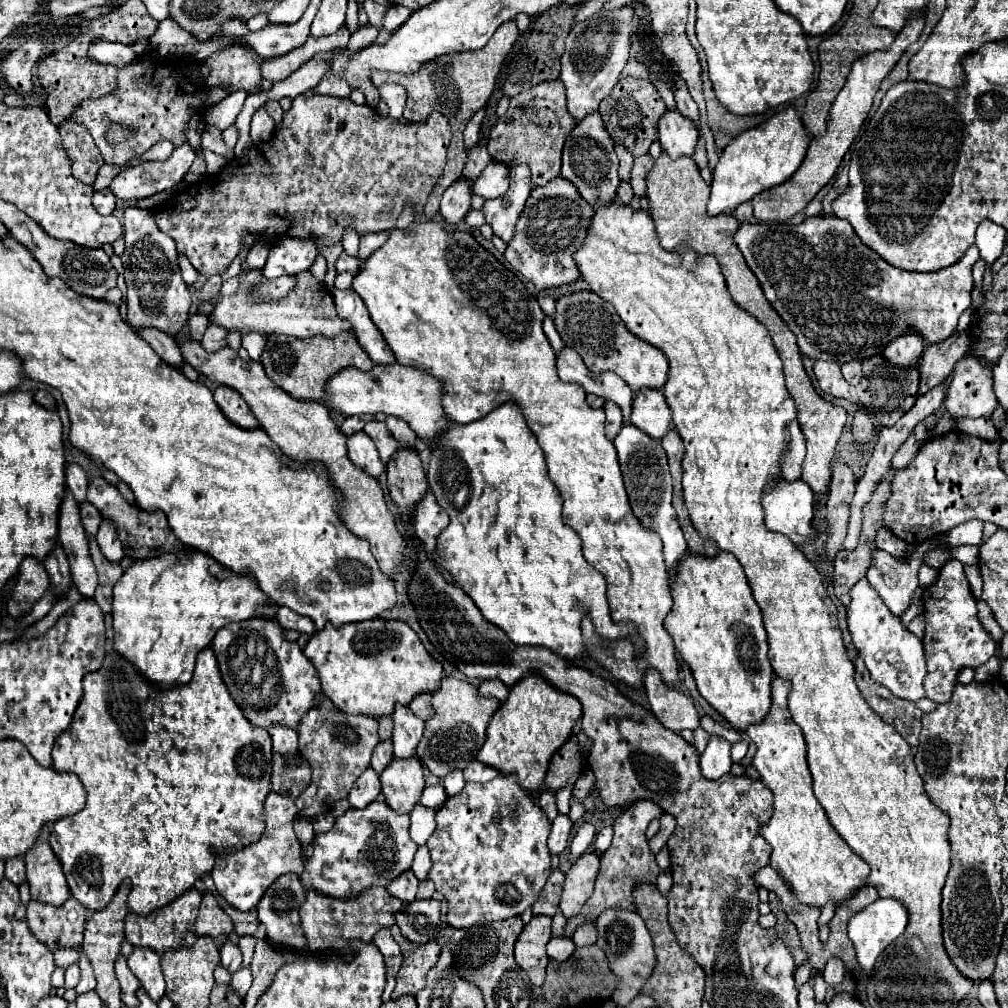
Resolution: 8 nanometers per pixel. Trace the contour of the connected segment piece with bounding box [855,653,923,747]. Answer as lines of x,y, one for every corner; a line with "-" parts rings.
855,655
855,681
857,687
869,706
881,717
885,723
893,725
893,729
911,745
917,747
919,733
921,733
921,711
915,707
913,701
905,701
895,697
883,685
871,679
861,655

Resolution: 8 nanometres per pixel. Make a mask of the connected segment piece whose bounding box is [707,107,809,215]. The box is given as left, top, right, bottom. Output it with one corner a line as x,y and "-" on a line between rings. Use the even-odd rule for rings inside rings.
793,107
775,113
767,123
759,127
743,131
741,135
731,139
731,143
725,147
725,151
719,157
719,163
713,169
707,213
719,215
725,211
735,211
741,203
751,201
757,193
781,185
799,169
807,153
807,147
809,135
805,133
805,127

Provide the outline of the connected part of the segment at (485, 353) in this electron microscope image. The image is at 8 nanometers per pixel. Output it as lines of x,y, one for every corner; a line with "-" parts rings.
411,223
407,229
395,227
389,231
389,239
361,263
351,287
365,301
373,323
385,337
397,363
427,371
441,381
441,405
451,421
463,425
473,423
509,399
515,399
521,405
527,425
545,453
549,477
563,497
563,523
581,537
585,559
599,573
603,573
607,581
611,619
633,623
635,637
645,643
645,651
637,655
635,643
629,637
617,641
601,639
595,633
589,615
585,615
581,631
587,655
617,681
633,689
643,687
649,667
659,671
665,685
671,685
679,675
679,661
675,657
673,639
663,627
663,619
671,609
671,591
661,539
655,531
643,527
629,507
617,463
617,451
613,441
605,437
605,411
587,405
587,393
583,387
561,383
557,377
555,351
541,329
543,311
537,299
525,289
523,281
513,271
503,267
503,263
499,263
487,249
483,249
469,231
447,233
441,223

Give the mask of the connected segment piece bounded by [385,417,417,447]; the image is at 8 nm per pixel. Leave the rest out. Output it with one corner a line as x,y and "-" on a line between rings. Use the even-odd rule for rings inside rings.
387,417
387,427
389,431
393,433
393,437
401,443
401,445
407,445
407,447
415,447
415,431
409,427
409,423
405,423
403,419
397,419
397,417

